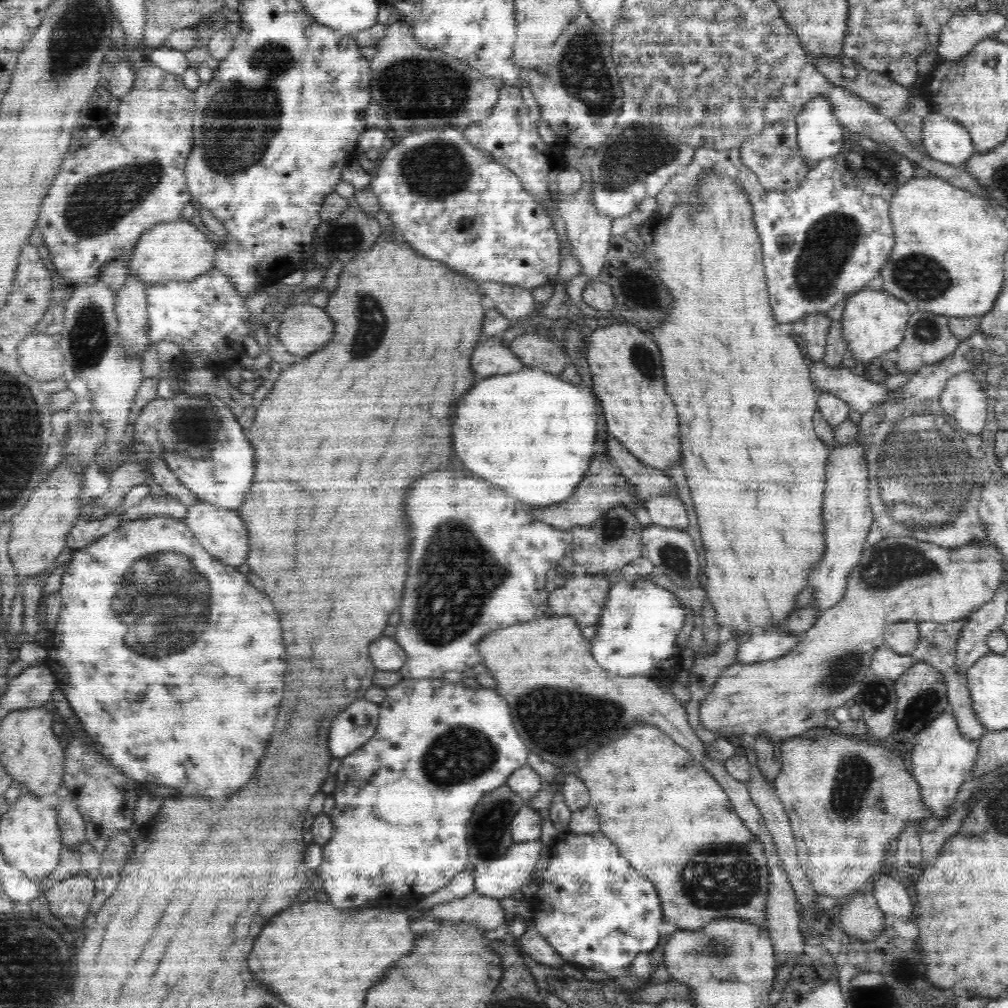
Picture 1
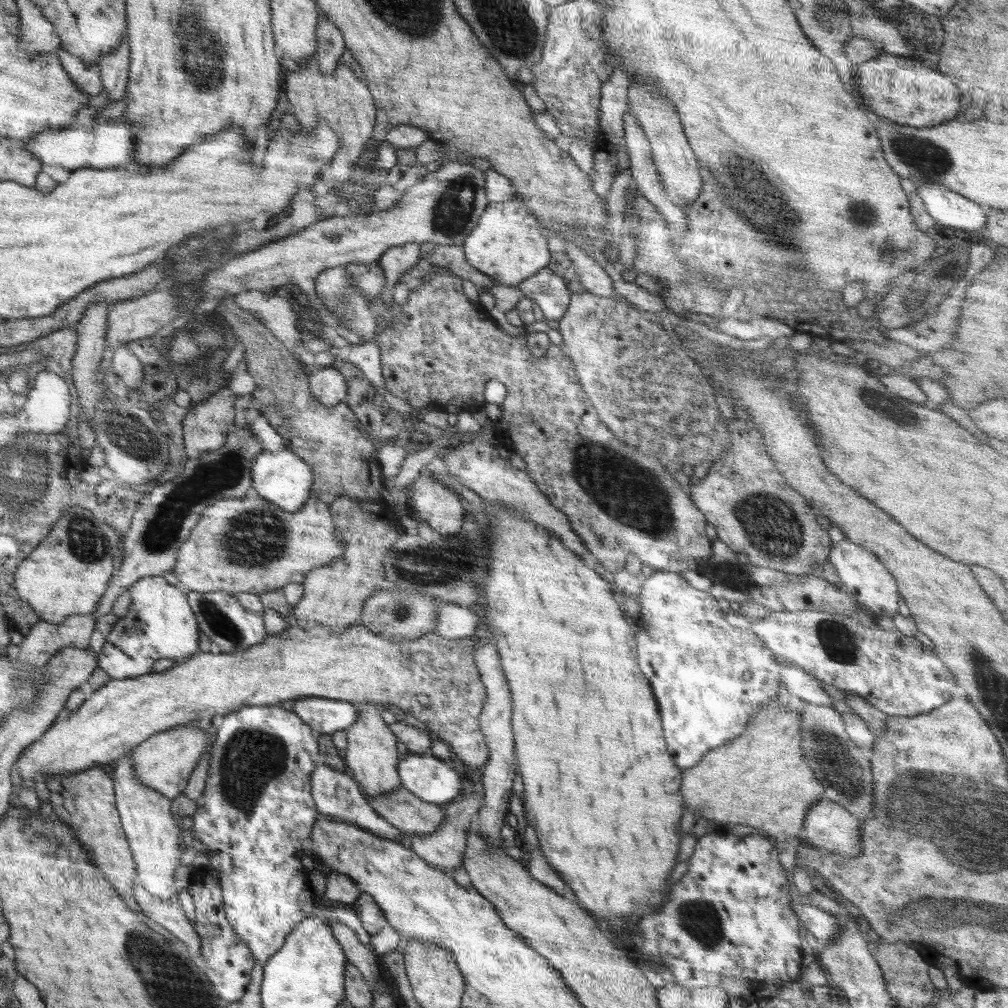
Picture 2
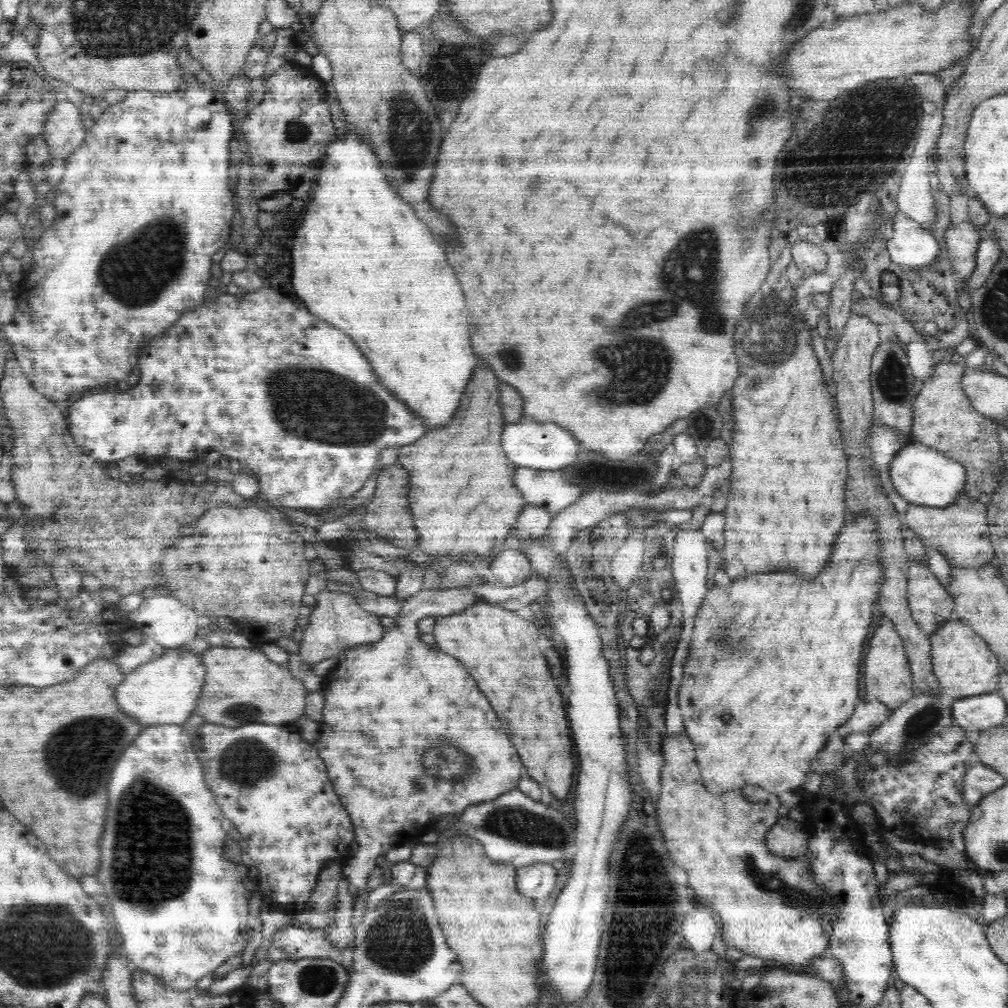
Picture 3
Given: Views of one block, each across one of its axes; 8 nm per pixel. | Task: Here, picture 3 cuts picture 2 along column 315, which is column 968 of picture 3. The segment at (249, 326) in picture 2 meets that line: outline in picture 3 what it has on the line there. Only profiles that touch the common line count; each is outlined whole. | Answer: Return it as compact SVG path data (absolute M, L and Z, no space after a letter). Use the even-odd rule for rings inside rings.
M958 359L940 360L930 380L920 384L920 393L914 400L912 420L913 440L926 447L934 448L944 455L960 461L966 467L966 486L962 490L968 497L980 500L982 495L991 494L998 488L1000 478L1000 442L998 422L980 414L966 397L960 378L967 368Z

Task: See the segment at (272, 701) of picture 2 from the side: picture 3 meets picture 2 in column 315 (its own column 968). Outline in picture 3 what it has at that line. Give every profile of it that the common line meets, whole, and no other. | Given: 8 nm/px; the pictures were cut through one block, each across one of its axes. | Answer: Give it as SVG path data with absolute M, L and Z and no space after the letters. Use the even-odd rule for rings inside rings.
M956 618L945 623L930 635L933 672L939 682L939 692L951 701L974 695L991 693L996 690L1002 672L995 655L986 641L975 634L966 623Z

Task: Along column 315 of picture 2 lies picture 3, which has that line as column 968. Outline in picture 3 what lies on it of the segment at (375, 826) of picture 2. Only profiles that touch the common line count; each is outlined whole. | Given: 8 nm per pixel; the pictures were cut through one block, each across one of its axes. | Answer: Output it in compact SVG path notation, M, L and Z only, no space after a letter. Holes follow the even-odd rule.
M977 761L964 774L962 795L964 795L964 801L968 803L968 807L974 808L982 800L982 797L1006 784L1002 773L998 773L992 767Z

